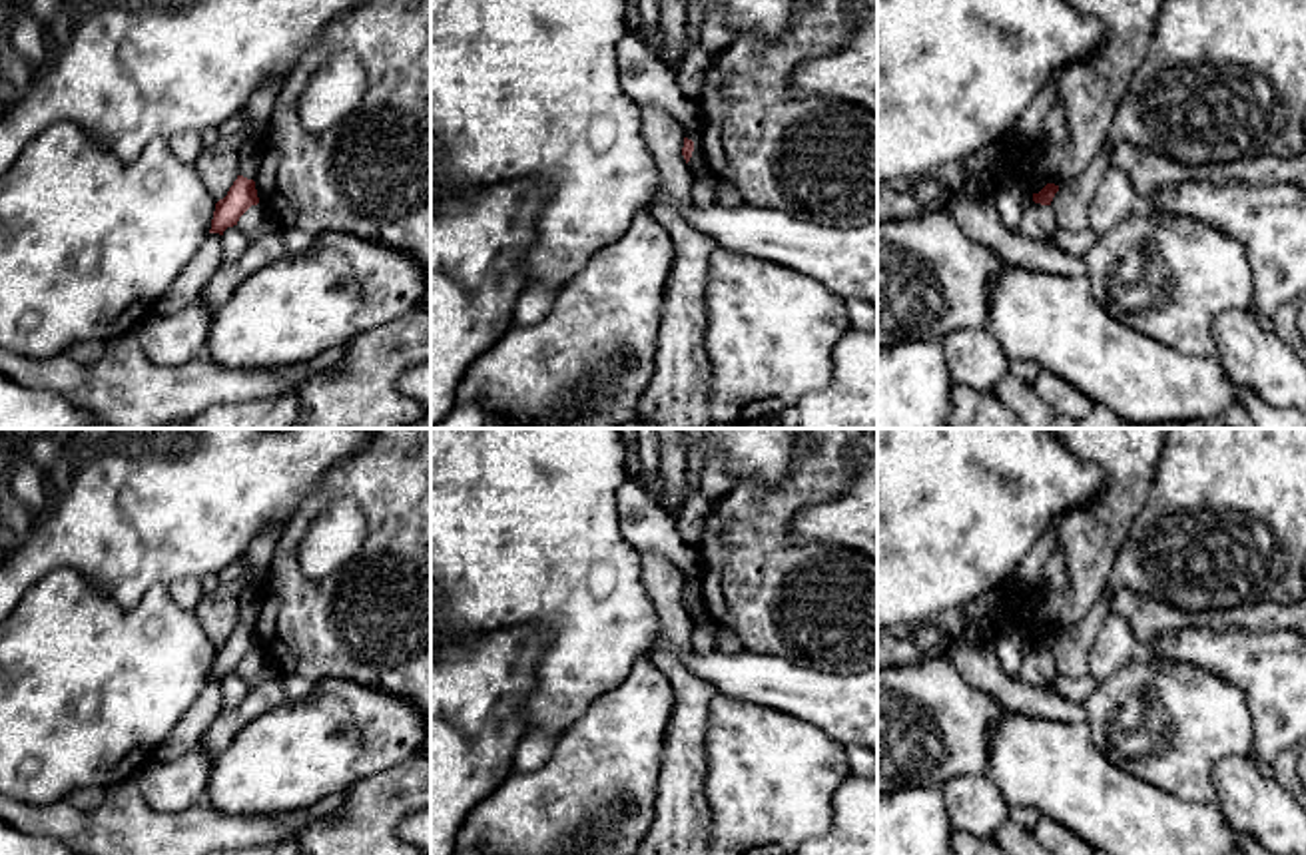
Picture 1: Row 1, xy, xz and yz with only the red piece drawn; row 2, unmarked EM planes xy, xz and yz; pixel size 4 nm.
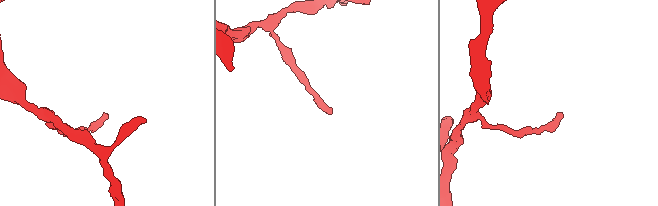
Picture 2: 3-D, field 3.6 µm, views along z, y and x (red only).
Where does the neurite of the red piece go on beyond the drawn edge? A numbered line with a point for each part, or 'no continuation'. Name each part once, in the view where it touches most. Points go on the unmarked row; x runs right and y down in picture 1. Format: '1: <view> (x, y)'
no continuation

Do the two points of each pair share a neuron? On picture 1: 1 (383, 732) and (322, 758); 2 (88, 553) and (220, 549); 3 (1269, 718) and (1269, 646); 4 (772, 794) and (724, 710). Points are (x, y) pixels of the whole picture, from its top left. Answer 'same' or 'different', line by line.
1: same
2: same
3: same
4: same

